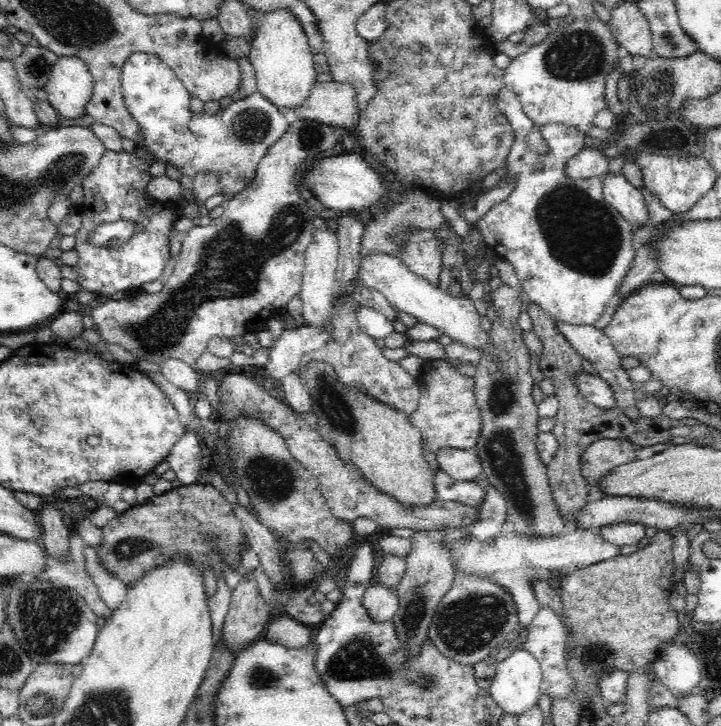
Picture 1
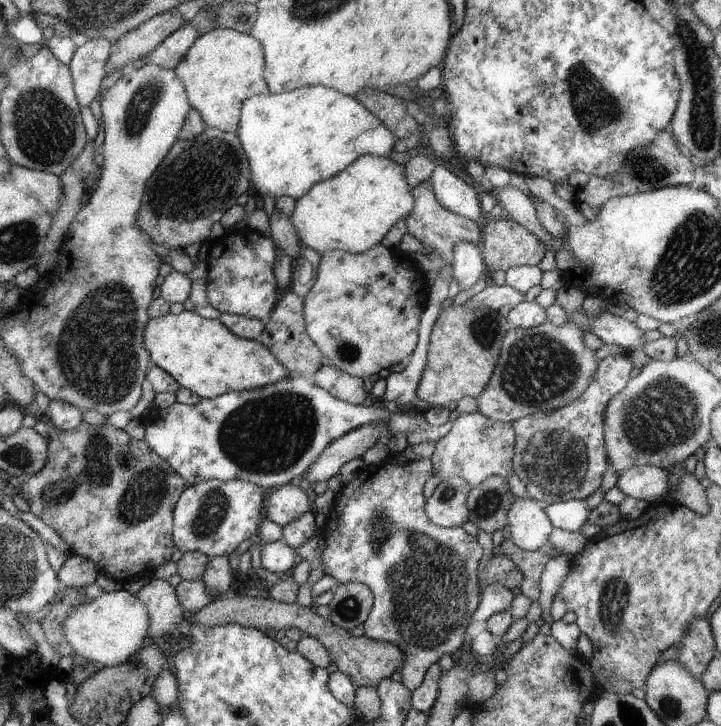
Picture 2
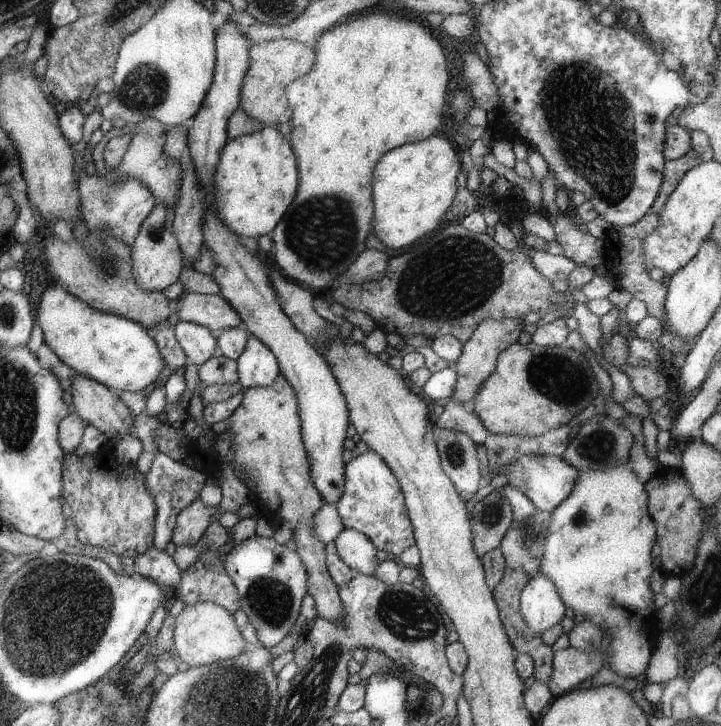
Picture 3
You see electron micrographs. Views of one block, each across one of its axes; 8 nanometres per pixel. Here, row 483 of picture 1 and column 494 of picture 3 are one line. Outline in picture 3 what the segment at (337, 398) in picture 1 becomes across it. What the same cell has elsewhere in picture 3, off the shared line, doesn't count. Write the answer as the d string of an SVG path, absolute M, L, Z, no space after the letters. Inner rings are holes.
M513 342L503 348L503 354L499 354L499 360L495 362L495 370L483 380L483 384L473 394L469 410L479 418L479 422L485 426L489 434L535 436L563 422L571 422L597 398L597 392L599 392L599 386L591 370L591 364L579 352L573 352L567 346L549 348L549 346L535 346L531 342L529 344Z

